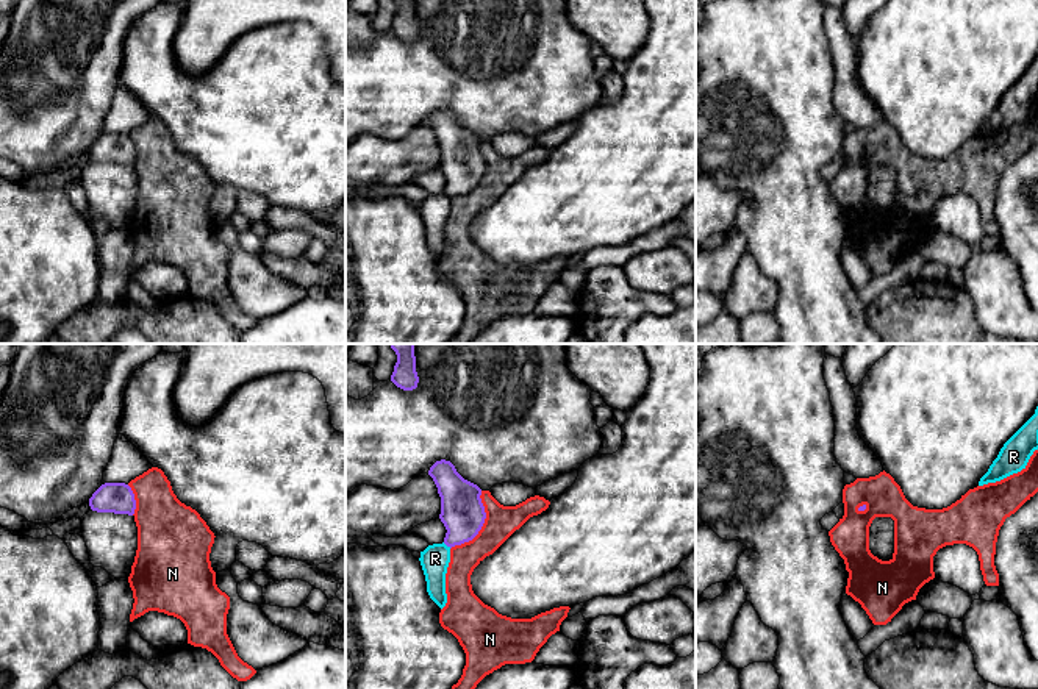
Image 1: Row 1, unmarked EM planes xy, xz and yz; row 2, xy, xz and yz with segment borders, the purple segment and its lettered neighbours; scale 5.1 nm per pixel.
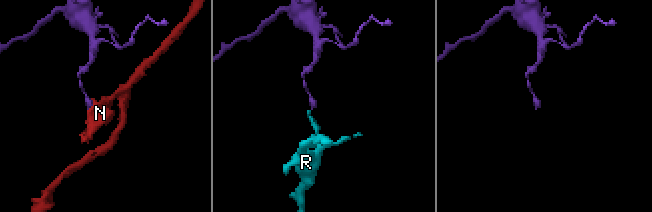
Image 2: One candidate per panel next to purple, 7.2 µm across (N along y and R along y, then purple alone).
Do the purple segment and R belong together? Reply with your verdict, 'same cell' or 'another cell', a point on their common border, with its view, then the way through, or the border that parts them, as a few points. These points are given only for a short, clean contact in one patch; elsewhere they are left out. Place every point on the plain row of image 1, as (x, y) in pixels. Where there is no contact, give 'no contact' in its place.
another cell; contact xz (447, 196); border xz (443, 192), (450, 197)

